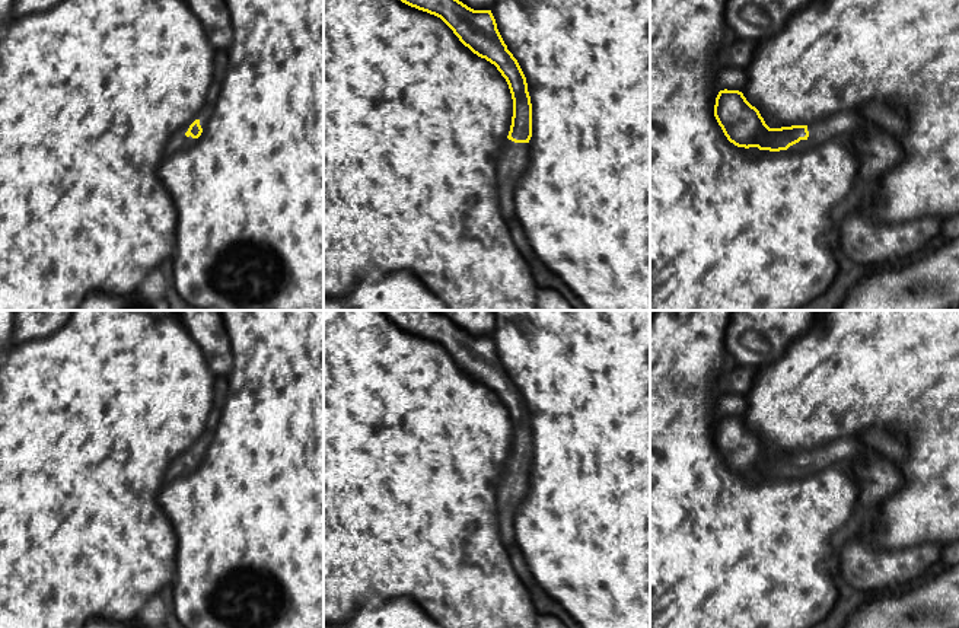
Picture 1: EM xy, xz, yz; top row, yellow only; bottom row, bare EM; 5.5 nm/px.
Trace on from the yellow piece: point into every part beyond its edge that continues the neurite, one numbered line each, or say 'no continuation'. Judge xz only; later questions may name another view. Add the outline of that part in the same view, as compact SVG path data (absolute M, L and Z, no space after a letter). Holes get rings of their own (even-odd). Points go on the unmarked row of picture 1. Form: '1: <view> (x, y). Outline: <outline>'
1: xz (513, 485). Outline: M506 465L497 485L498 526L506 548L516 545L514 516L519 503L523 501L528 494L529 476L529 469L514 469Z

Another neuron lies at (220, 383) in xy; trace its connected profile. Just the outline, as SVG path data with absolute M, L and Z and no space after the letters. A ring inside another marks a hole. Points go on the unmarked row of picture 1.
M214 376L214 408L223 409L229 396L229 377Z

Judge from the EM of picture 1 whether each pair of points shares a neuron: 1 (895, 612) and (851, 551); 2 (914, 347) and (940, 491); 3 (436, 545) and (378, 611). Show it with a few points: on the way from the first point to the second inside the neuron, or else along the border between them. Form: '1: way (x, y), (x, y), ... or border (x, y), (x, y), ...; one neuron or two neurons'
1: border (913, 583), (894, 590), (866, 595); two neurons
2: way (940, 383), (940, 455); one neuron
3: border (421, 606), (408, 598), (370, 596), (356, 612); two neurons

